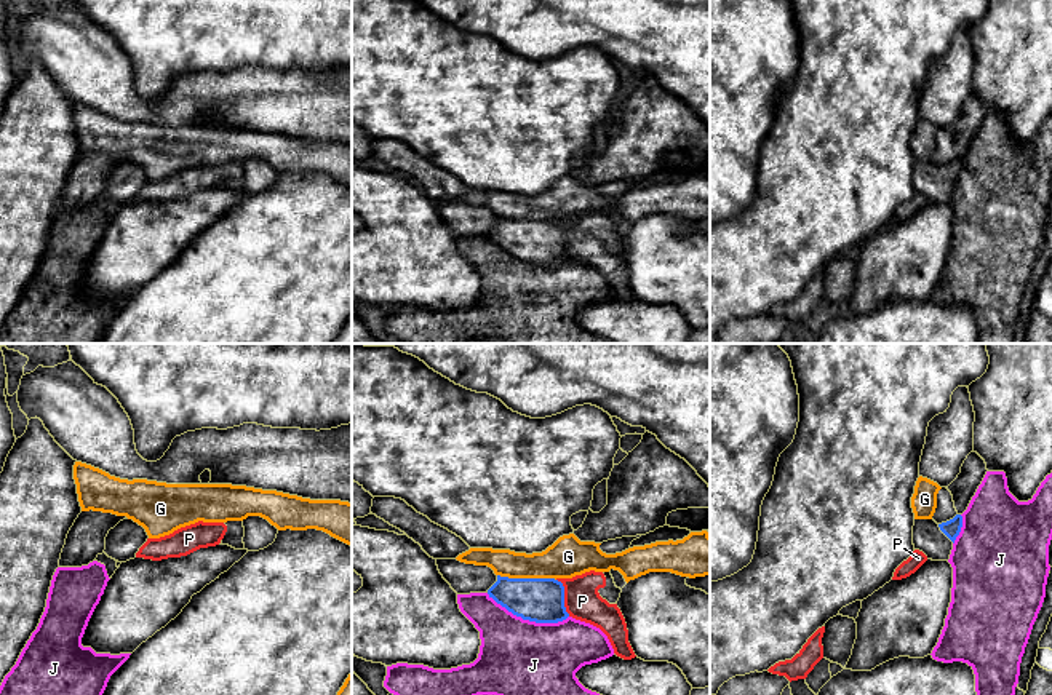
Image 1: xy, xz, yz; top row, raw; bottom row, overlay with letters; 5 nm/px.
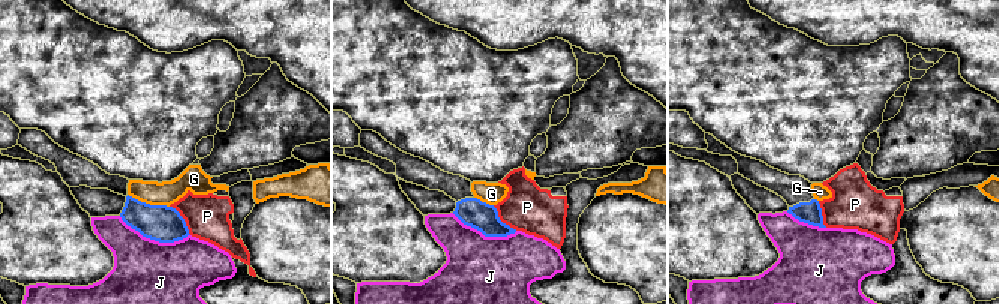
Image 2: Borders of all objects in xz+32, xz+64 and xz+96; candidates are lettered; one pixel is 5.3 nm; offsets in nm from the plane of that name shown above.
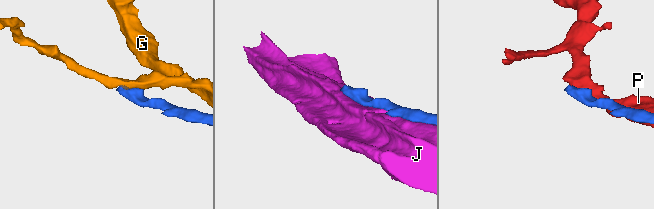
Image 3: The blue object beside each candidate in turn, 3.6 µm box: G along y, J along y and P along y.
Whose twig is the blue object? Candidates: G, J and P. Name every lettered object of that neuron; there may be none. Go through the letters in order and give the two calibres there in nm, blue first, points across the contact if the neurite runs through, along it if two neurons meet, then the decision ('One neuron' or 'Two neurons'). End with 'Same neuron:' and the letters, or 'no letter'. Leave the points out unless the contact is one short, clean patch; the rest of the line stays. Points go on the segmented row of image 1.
G: Thickness 220 nm (blue) against 200 nm. Boundary: xz (498, 574), (509, 577), (552, 577), (555, 580). Two neurons
J: Thickness 220 nm (blue) against 380 nm. Two neurons
P: Thickness 220 nm (blue) against 190 nm. Two neurons
Same neuron: no letter

